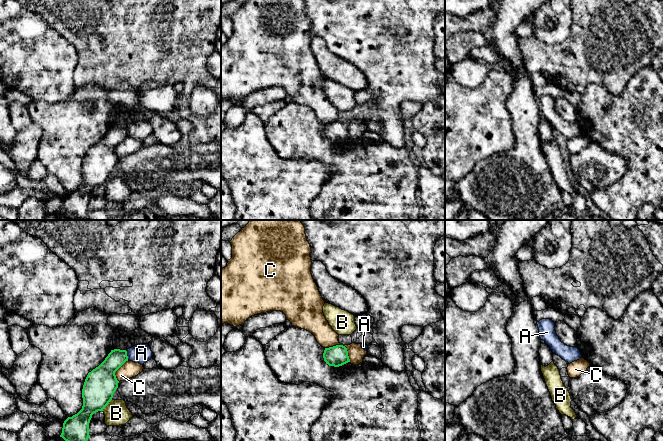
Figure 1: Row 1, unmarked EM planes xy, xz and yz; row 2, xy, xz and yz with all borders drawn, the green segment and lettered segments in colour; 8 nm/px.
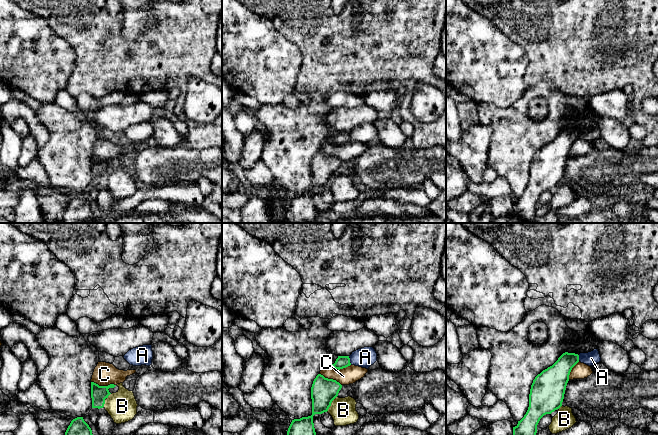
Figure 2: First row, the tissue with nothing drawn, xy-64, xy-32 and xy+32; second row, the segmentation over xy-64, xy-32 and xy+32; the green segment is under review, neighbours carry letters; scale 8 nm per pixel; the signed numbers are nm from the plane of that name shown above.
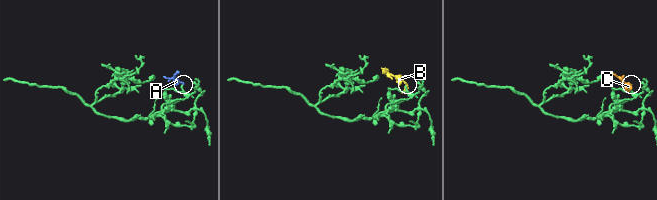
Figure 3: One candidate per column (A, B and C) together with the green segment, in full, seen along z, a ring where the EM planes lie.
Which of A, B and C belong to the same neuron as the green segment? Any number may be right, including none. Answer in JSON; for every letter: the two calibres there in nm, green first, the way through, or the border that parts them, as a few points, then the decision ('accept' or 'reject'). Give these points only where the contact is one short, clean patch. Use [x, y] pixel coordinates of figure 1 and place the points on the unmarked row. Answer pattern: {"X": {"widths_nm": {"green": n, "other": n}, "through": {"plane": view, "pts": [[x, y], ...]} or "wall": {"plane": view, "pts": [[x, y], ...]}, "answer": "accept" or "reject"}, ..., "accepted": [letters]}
{"A": {"widths_nm": {"green": 190, "other": 160}, "wall": {"plane": "xy", "pts": [[125, 126], [128, 135]]}, "answer": "reject"}, "B": {"widths_nm": {"green": 260, "other": 190}, "wall": {"plane": "xy", "pts": [[112, 175], [102, 186]]}, "answer": "reject"}, "C": {"widths_nm": {"green": 170, "other": 160}, "answer": "reject"}, "accepted": []}

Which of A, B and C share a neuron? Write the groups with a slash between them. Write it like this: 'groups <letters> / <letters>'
groups A / B / C

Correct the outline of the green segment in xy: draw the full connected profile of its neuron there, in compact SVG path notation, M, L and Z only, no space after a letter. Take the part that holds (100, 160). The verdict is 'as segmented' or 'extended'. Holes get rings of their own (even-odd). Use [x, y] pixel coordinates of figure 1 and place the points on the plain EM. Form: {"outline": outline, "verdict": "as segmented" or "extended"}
{"outline": "M114 125L98 143L88 149L82 165L82 185L64 197L60 213L71 220L83 220L88 216L92 191L103 187L112 176L119 159L115 148L126 137L127 127Z", "verdict": "as segmented"}

